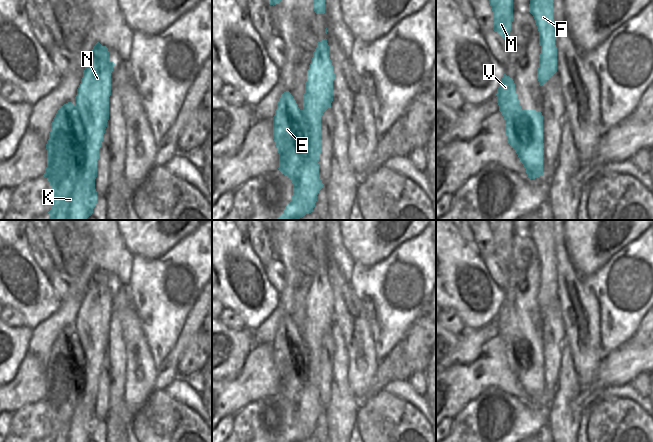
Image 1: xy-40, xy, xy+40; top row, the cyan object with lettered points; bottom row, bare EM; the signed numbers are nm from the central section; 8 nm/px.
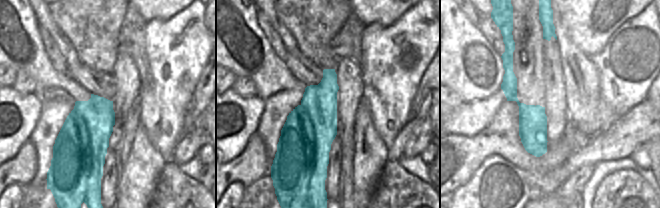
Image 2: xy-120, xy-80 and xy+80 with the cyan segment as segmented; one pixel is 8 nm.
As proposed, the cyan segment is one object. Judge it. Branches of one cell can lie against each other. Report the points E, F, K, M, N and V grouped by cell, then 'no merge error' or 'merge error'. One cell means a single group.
groups E K M V / F N; merge error

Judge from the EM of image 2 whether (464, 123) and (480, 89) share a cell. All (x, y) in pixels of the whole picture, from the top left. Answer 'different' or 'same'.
different

